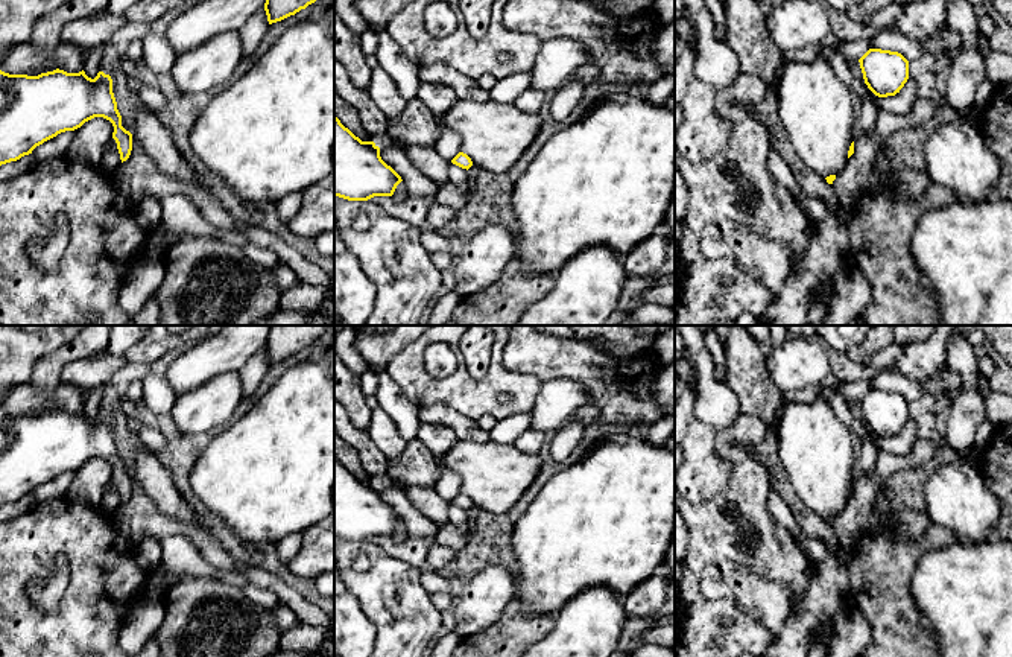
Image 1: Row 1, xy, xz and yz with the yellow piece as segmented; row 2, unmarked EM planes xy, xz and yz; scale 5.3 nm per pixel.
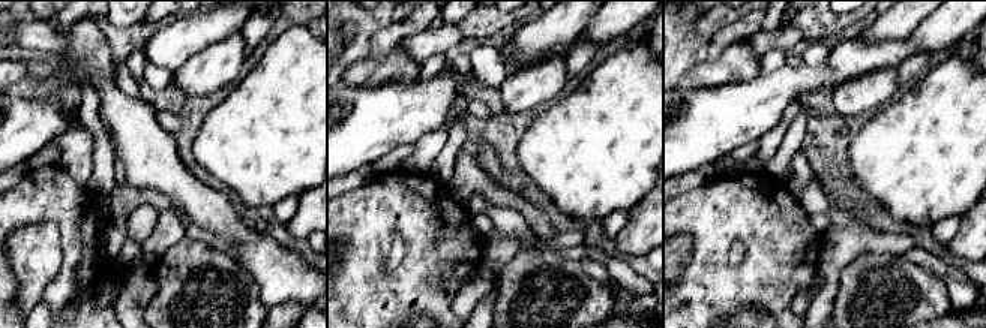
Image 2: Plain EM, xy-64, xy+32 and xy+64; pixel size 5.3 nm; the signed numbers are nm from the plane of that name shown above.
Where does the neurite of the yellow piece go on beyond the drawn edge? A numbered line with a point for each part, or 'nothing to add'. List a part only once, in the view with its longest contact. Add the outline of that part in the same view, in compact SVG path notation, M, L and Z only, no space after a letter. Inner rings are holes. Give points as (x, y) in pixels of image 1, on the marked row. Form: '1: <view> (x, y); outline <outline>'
nothing to add

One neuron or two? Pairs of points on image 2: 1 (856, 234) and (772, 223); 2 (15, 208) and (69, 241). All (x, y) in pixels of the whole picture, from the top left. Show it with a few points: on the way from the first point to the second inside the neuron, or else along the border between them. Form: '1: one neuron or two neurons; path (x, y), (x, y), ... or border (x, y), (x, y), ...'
1: two neurons; border (821, 235), (817, 270)
2: one neuron; path (32, 208), (50, 208), (66, 225)

